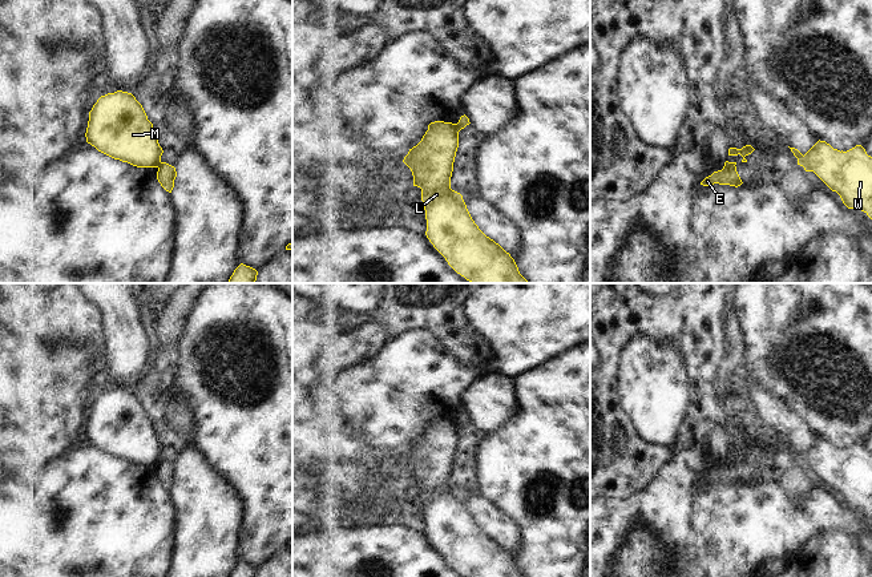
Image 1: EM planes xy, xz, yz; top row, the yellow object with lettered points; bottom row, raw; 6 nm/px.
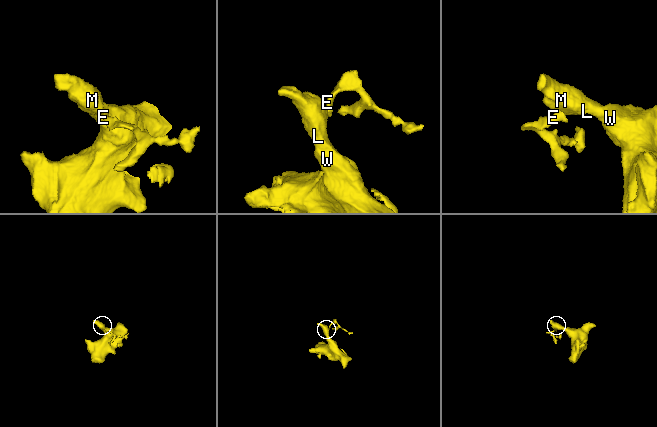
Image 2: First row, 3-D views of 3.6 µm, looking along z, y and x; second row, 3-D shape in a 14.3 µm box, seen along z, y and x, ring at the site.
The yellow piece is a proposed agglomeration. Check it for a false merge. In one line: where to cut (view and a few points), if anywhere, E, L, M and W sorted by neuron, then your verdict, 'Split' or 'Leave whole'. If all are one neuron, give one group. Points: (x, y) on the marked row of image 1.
Split along xz (456, 124), (460, 129). Groups: E / L M W. Split

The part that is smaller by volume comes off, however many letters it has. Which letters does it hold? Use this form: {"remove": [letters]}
{"remove": ["E"]}

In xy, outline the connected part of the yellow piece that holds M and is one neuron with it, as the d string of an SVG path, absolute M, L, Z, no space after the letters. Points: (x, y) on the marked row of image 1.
M132 93L101 96L89 112L86 142L137 168L158 168L164 153L142 105Z

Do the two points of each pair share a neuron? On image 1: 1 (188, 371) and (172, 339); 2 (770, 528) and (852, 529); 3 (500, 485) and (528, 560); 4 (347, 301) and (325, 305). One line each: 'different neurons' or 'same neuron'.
1: different neurons
2: same neuron
3: same neuron
4: same neuron

